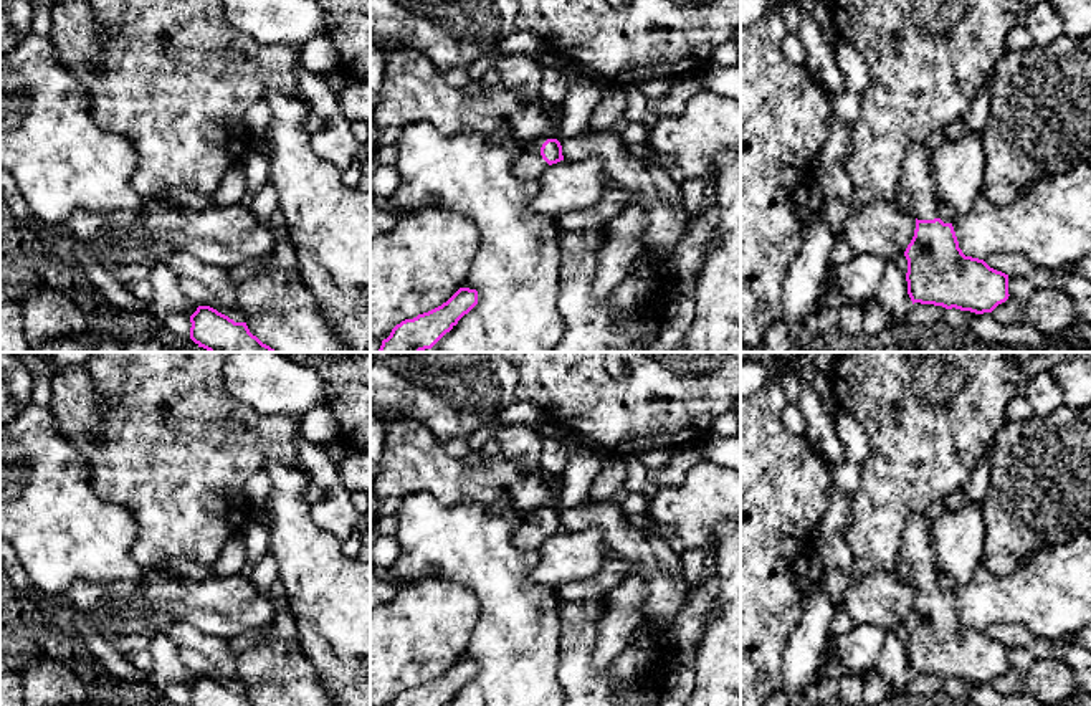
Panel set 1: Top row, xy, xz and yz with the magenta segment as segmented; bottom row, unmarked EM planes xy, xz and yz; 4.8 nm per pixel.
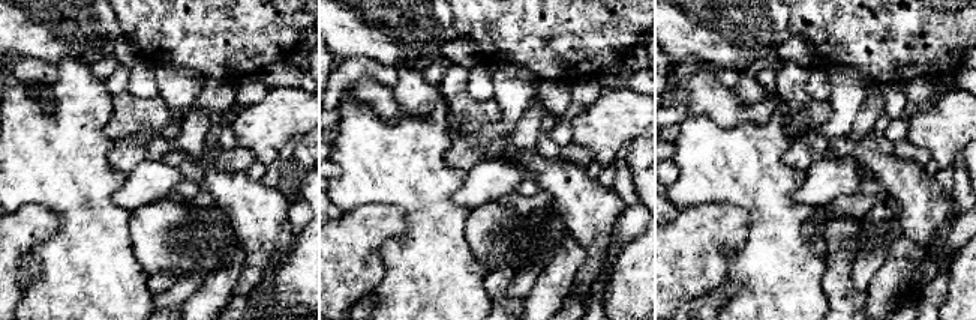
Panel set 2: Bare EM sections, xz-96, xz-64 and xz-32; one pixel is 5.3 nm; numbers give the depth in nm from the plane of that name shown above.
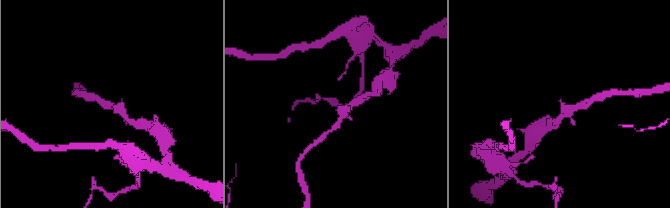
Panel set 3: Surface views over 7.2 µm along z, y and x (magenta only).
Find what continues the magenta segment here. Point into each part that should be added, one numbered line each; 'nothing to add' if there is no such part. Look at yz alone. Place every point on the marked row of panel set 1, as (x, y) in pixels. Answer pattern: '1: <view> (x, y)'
1: yz (916, 194)

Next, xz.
1: xz (529, 164)

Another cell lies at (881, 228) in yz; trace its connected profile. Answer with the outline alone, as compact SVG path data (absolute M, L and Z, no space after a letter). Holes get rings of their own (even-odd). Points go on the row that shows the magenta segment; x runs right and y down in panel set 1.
M874 202L858 212L850 212L843 222L841 236L855 256L873 255L893 261L904 255L916 230L916 218L903 212L896 202Z

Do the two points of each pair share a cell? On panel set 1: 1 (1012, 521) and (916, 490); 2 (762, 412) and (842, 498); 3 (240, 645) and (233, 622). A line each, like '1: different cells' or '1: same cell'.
1: different cells
2: different cells
3: different cells

